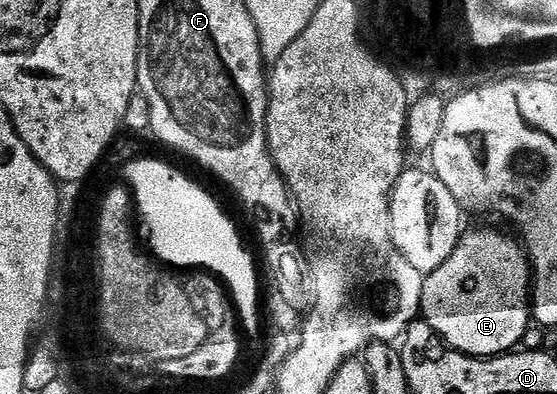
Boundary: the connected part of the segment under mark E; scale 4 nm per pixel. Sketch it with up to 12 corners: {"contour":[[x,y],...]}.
{"contour":[[469,231],[425,276],[421,309],[450,348],[512,352],[531,324],[516,238]]}

